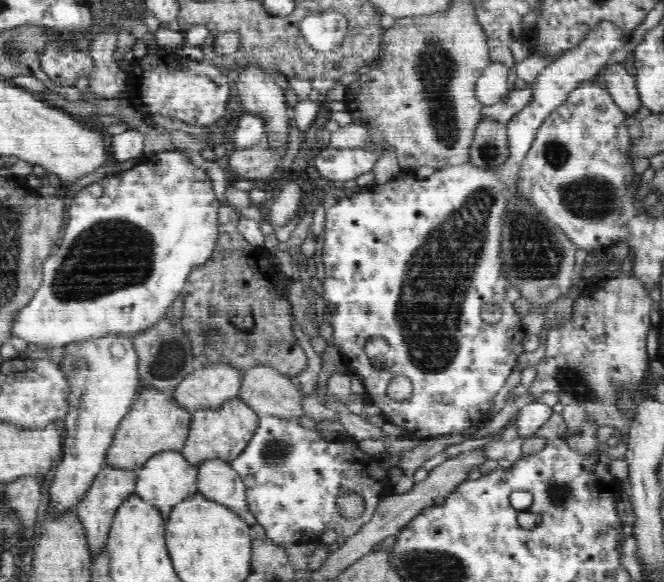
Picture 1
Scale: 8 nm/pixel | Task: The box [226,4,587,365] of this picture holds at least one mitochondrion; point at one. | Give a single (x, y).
(435, 65)

